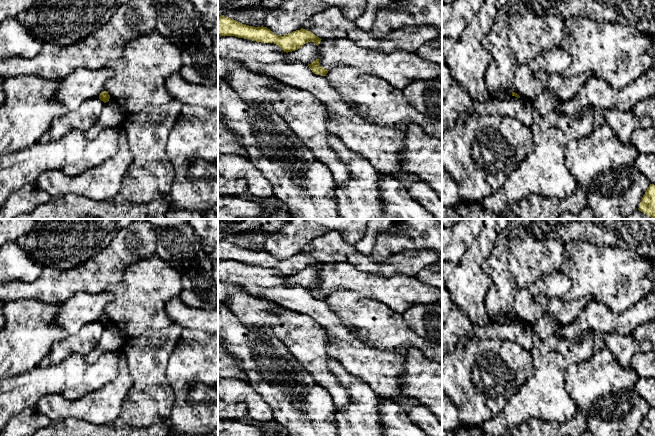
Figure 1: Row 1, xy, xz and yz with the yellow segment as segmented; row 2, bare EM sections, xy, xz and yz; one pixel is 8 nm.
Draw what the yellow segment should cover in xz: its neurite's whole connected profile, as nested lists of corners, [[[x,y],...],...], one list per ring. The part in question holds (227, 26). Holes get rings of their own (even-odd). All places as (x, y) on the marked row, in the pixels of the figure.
[[[223,15],[218,16],[218,36],[235,36],[256,42],[274,43],[286,53],[298,50],[308,42],[318,46],[322,40],[303,28],[281,36],[274,34],[267,27],[249,26]]]

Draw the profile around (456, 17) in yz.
[[[484,0],[442,1],[442,38],[458,40],[472,18],[483,8]]]

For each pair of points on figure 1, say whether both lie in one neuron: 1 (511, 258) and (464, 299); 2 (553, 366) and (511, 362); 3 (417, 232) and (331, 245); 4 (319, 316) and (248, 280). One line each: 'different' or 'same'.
1: different
2: different
3: different
4: same

